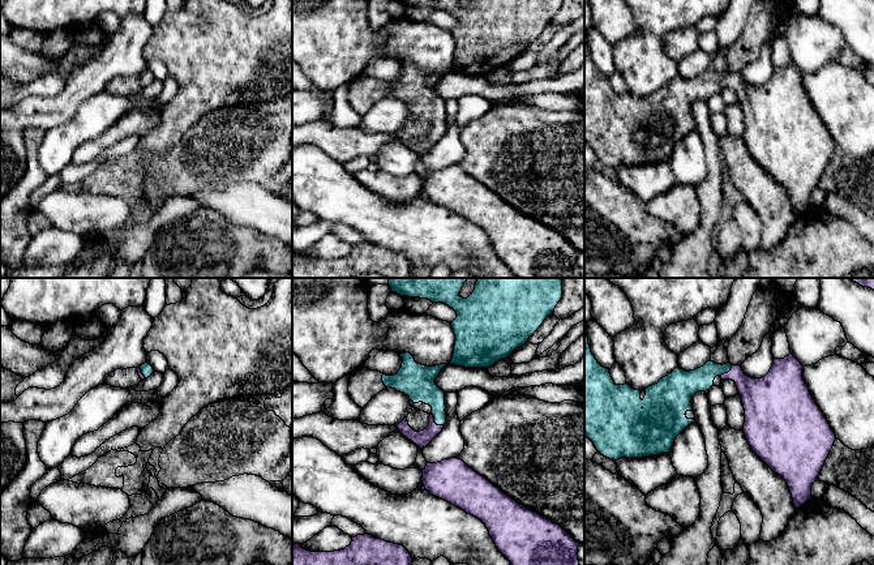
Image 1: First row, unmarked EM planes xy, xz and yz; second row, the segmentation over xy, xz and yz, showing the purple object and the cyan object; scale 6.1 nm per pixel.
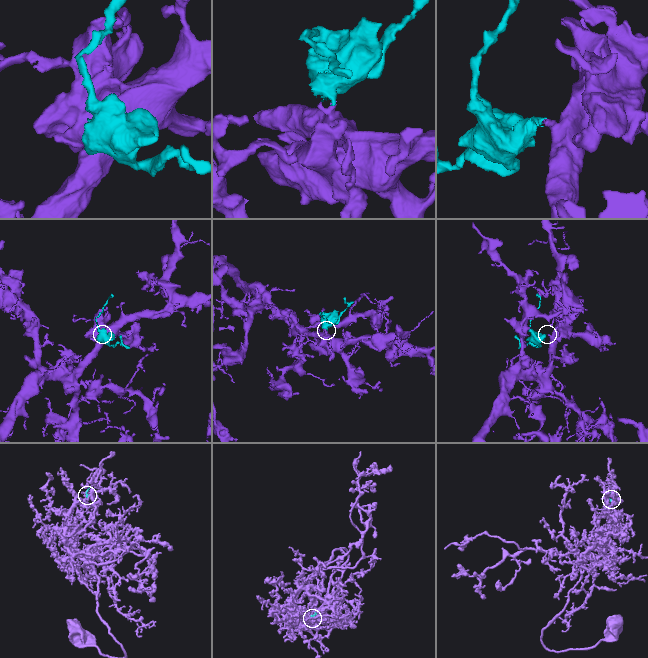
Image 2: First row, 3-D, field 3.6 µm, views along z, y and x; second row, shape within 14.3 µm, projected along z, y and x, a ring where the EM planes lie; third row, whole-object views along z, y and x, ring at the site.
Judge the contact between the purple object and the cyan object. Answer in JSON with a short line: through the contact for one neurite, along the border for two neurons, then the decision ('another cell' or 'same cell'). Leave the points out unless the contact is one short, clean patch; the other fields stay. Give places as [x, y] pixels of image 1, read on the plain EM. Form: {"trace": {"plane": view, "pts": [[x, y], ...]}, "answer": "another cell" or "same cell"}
{"trace": {"plane": "xz", "pts": [[421, 146], [433, 129], [436, 108], [419, 91]]}, "answer": "same cell"}

